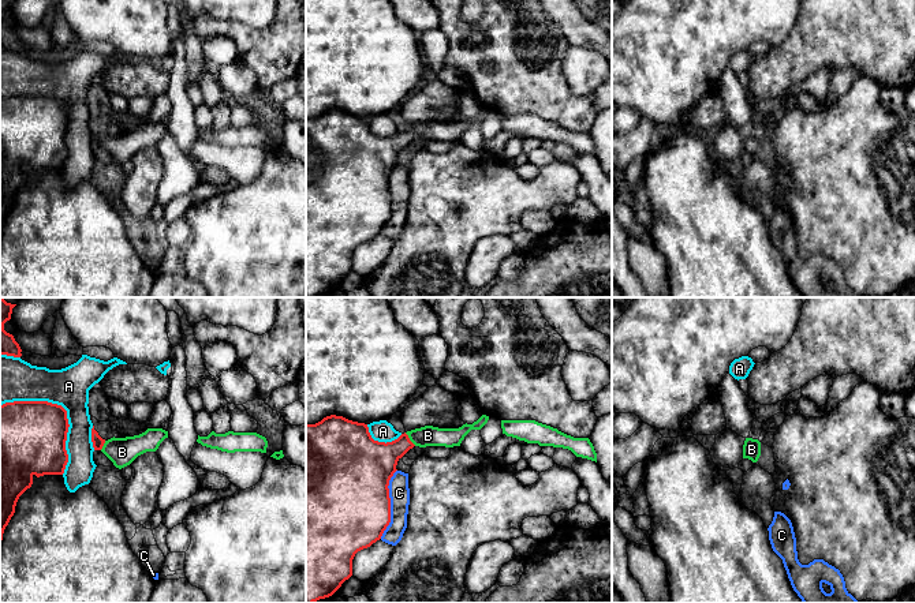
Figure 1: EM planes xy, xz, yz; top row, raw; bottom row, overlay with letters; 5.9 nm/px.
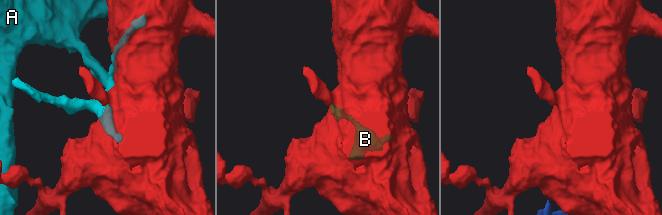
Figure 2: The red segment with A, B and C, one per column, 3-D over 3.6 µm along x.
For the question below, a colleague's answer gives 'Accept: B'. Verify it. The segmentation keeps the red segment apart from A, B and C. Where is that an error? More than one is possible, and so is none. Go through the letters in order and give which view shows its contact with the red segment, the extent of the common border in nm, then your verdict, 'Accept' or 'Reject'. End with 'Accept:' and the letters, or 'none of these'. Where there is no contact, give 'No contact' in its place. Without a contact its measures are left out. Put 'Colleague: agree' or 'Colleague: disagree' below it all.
A: Touches red in xy. Shared border 550 nm. Reject
B: Touches red in xz. Shared border 100 nm. Accept
C: Touches red in xz. Shared border 420 nm. Reject
Accept: B
Colleague: agree

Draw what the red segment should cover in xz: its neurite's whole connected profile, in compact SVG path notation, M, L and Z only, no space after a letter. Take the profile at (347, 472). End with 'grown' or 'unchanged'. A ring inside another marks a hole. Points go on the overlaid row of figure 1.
M330 415L315 424L306 424L306 603L332 596L352 576L355 554L381 539L391 523L389 480L397 461L414 446L460 446L471 430L481 430L489 420L482 415L473 424L459 428L425 426L402 434L392 442L374 441L365 423Z; grown

